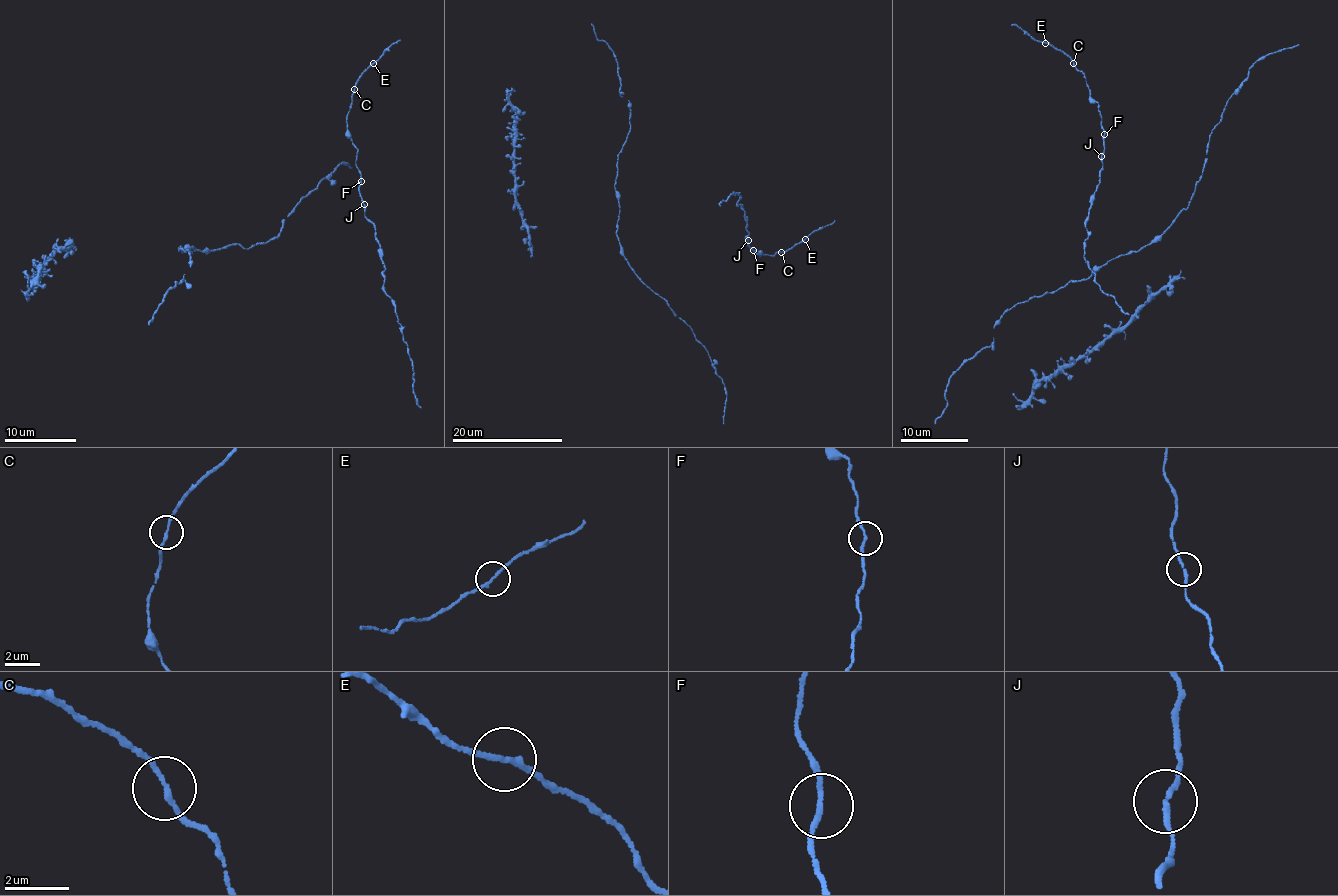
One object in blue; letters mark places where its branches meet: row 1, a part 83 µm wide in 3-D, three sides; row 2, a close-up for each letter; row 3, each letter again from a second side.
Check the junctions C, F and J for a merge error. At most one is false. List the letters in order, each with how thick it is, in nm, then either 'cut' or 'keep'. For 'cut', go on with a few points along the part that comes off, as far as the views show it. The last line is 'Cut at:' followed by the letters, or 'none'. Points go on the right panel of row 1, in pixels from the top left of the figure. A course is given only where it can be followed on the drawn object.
C: 150 nm thick; keep
F: 160 nm thick; keep
J: 150 nm thick; keep
Cut at: none

